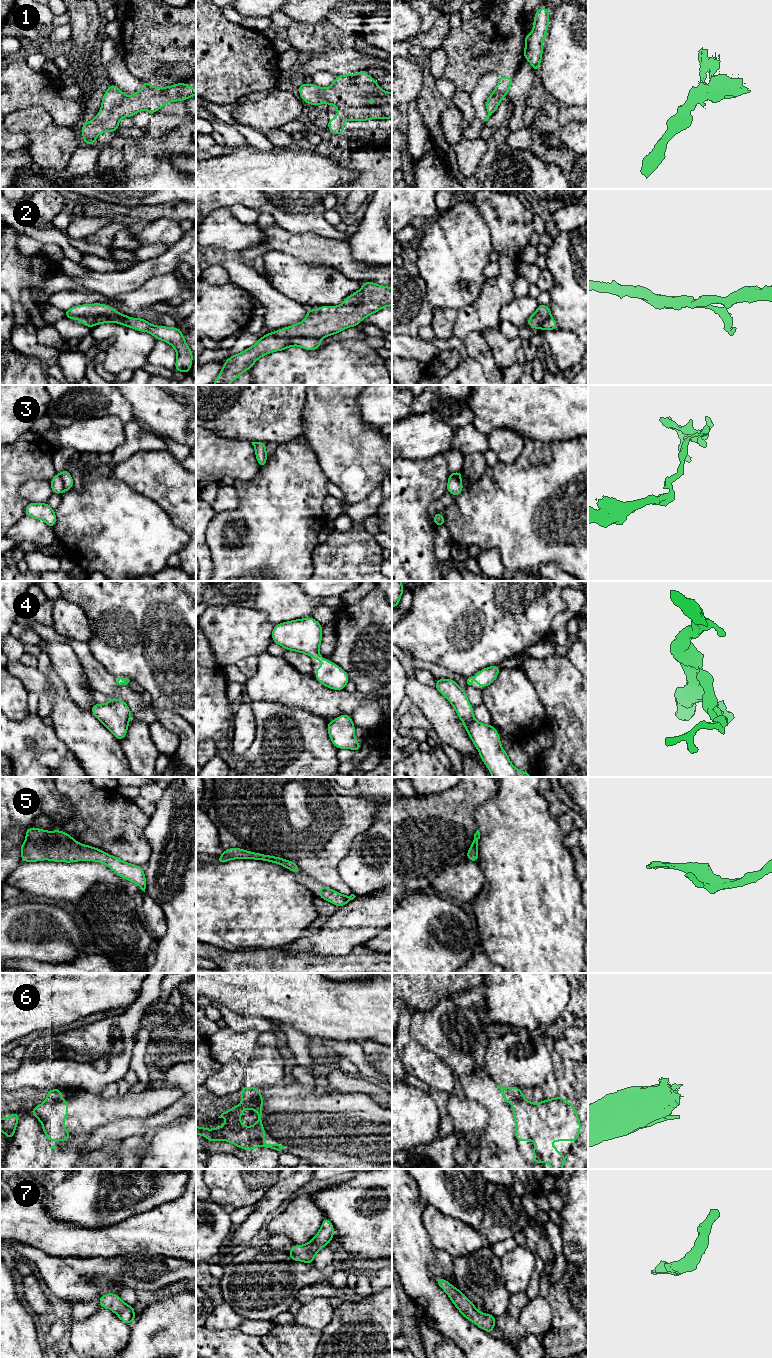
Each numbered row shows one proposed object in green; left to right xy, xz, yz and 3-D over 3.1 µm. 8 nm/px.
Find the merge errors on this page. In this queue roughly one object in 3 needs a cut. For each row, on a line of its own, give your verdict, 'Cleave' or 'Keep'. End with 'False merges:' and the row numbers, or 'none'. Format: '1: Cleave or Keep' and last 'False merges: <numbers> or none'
1: Keep
2: Keep
3: Cleave
4: Keep
5: Keep
6: Cleave
7: Keep
False merges: 3, 6

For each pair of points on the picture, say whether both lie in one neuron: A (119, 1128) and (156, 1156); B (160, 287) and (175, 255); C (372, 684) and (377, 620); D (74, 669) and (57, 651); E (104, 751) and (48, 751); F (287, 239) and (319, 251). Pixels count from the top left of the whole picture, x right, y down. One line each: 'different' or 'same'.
A: different
B: different
C: same
D: same
E: different
F: same

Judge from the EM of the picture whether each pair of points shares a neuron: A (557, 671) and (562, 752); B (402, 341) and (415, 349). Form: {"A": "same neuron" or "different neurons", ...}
{"A": "same neuron", "B": "same neuron"}

